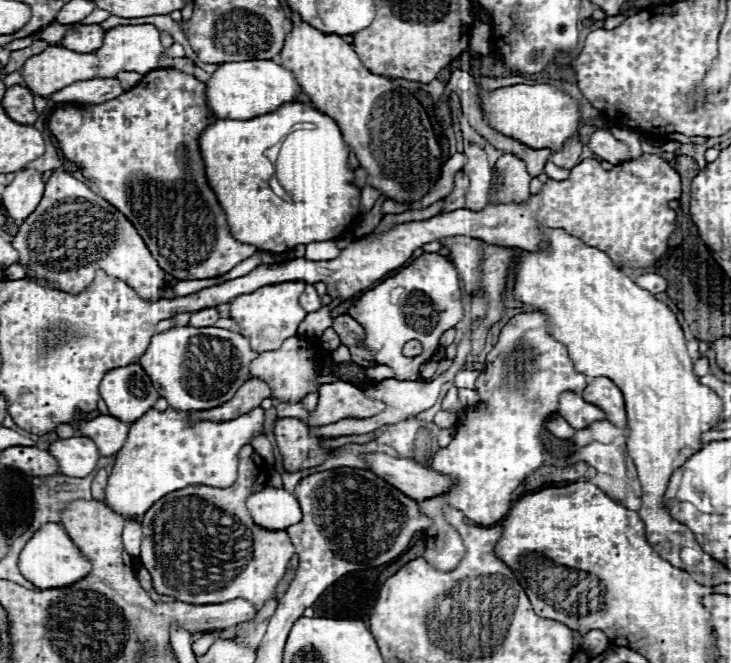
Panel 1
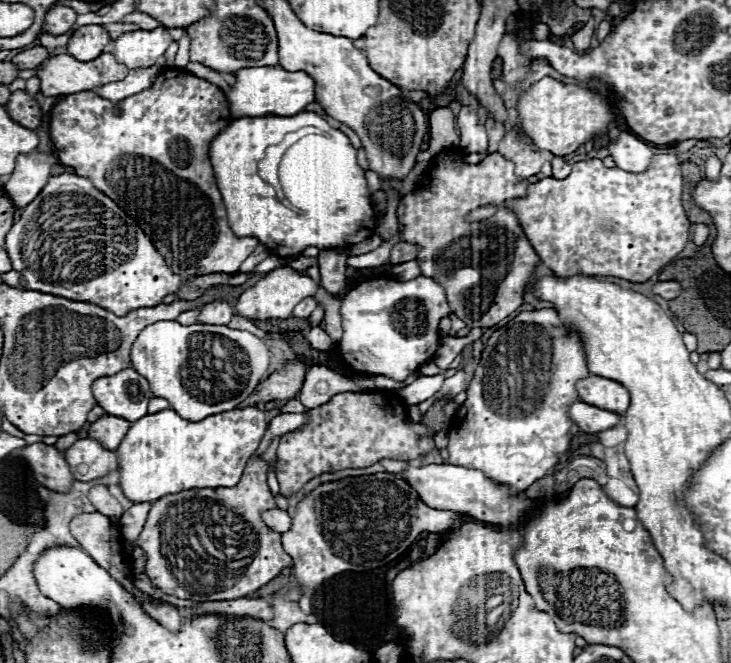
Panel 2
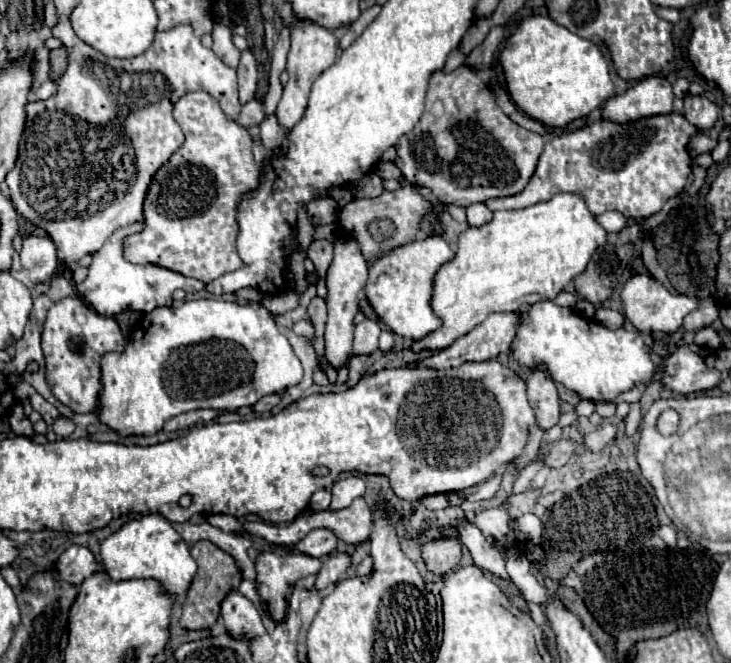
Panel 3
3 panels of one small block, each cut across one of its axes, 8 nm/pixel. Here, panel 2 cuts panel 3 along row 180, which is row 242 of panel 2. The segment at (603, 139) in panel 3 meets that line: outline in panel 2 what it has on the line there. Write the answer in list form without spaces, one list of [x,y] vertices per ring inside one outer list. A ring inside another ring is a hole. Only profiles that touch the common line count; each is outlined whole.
[[[656,154],[652,156],[650,168],[646,172],[624,172],[620,168],[604,166],[598,158],[590,158],[576,162],[568,178],[542,178],[528,186],[524,198],[514,198],[500,206],[516,214],[528,242],[556,276],[574,276],[582,272],[596,276],[616,276],[630,282],[646,282],[674,256],[678,256],[688,242],[692,224],[682,208],[684,182],[680,164],[682,162],[676,154]]]

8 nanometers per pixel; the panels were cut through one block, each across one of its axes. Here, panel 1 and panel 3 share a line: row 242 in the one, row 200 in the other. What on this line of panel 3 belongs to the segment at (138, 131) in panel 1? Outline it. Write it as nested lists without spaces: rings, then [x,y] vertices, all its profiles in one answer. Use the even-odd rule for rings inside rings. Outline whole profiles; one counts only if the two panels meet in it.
[[[190,92],[186,96],[182,96],[176,106],[174,106],[174,118],[176,122],[182,126],[184,130],[184,136],[186,136],[186,142],[182,144],[182,148],[156,172],[152,184],[150,184],[150,190],[146,194],[146,202],[144,202],[144,224],[146,228],[140,232],[140,234],[132,234],[126,238],[124,242],[124,252],[126,252],[126,258],[134,264],[158,264],[158,266],[164,266],[164,268],[170,268],[174,272],[182,272],[184,276],[190,276],[190,278],[196,278],[204,284],[212,282],[214,278],[222,276],[222,274],[228,274],[232,270],[238,270],[238,266],[242,266],[242,260],[238,258],[238,252],[236,252],[236,236],[238,236],[238,204],[240,200],[248,194],[248,192],[254,192],[256,186],[258,186],[258,166],[252,158],[252,140],[250,140],[250,134],[246,128],[242,128],[238,122],[232,122],[224,116],[222,108],[218,106],[218,102],[206,94],[206,92]]]

